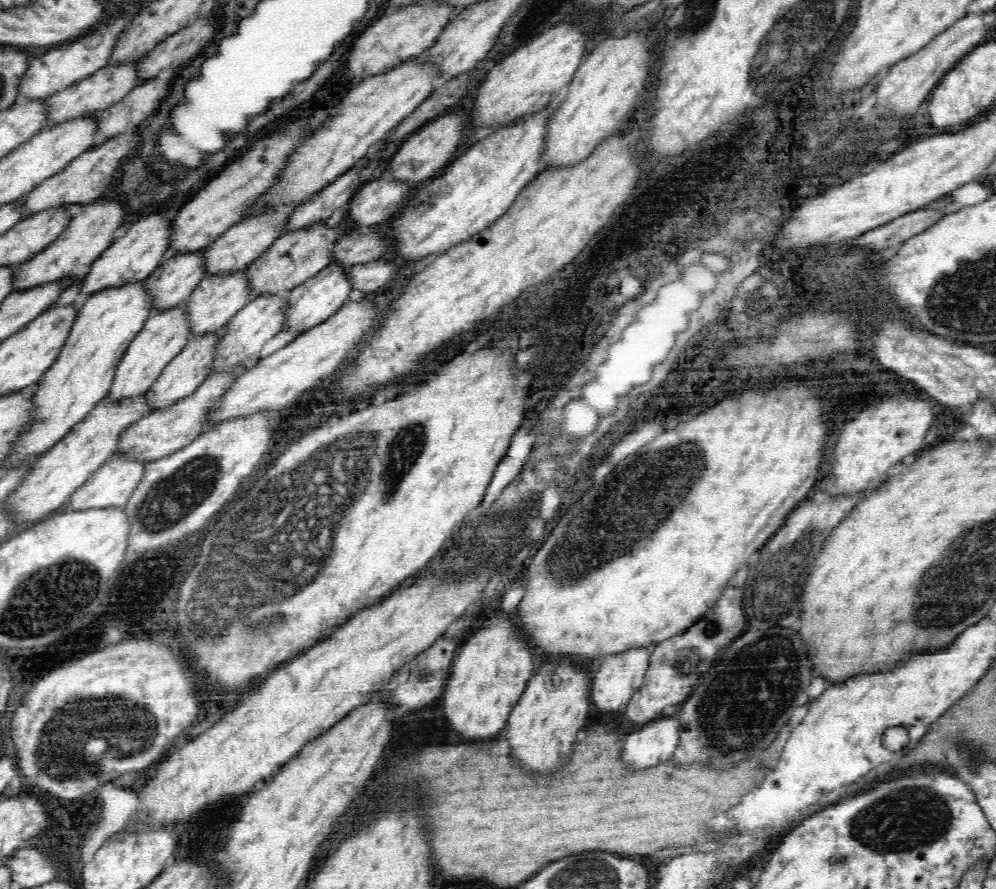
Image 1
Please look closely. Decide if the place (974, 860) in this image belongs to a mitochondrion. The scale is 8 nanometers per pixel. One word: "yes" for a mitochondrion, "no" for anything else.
no

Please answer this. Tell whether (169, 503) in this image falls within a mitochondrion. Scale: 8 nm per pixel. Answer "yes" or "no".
yes

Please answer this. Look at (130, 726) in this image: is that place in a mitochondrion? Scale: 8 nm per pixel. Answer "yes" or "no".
yes

